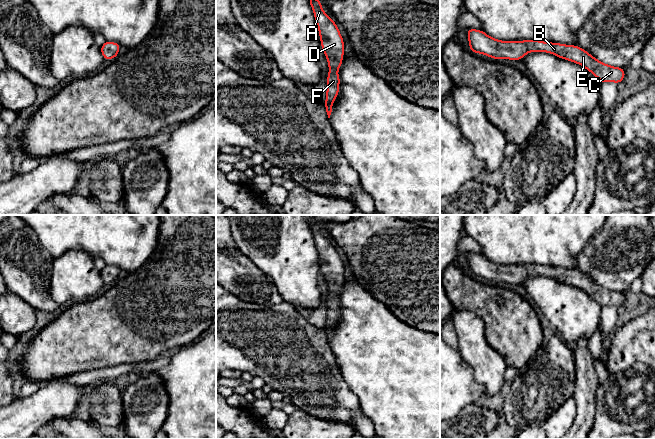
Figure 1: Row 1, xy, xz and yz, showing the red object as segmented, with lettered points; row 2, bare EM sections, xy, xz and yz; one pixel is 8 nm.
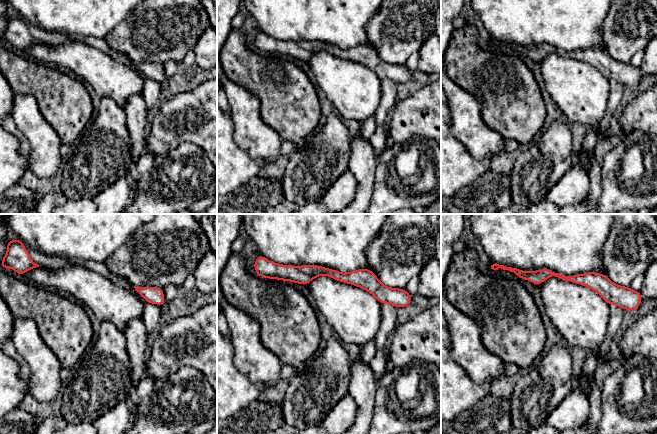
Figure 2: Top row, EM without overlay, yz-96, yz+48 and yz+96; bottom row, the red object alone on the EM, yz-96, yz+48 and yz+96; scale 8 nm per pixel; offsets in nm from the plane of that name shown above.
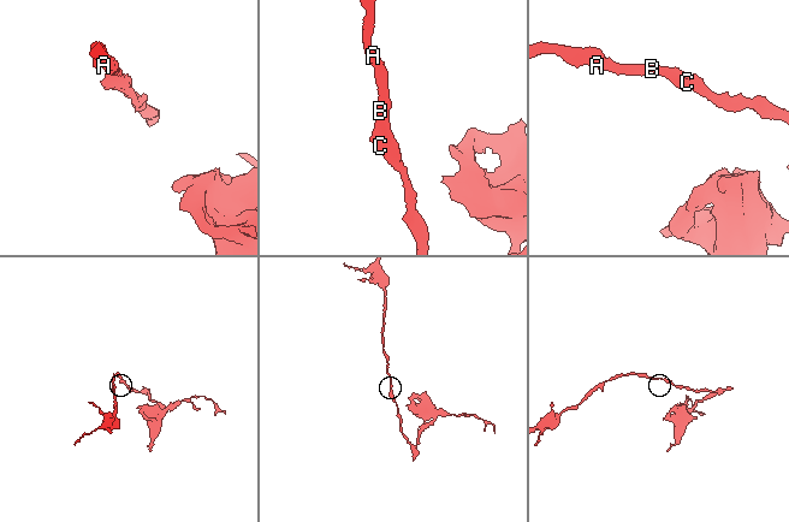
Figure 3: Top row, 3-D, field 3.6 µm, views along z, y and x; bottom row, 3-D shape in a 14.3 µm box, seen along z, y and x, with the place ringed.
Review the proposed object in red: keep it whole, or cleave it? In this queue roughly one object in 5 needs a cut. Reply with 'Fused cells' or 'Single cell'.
Single cell

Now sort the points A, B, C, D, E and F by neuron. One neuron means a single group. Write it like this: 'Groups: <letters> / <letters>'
Groups: A B C D E F

